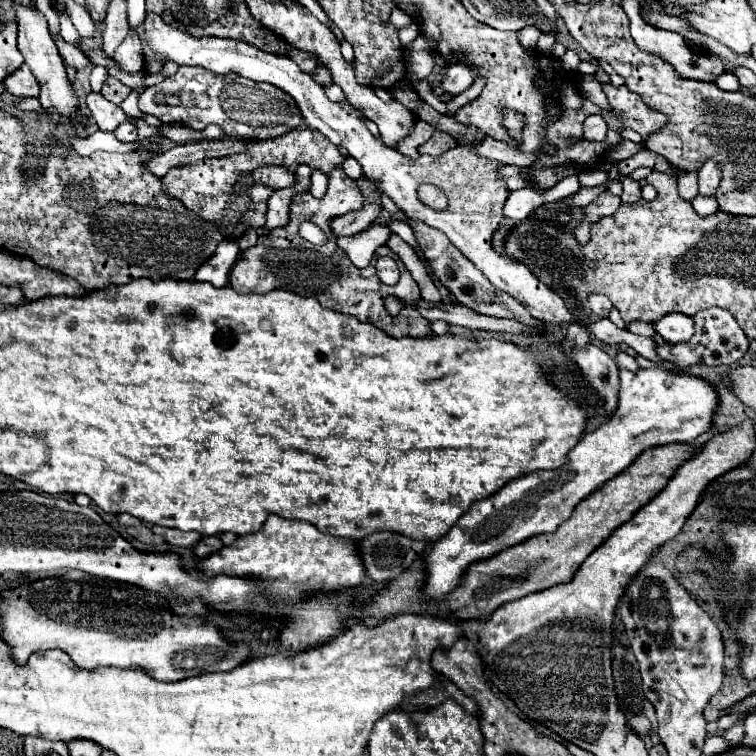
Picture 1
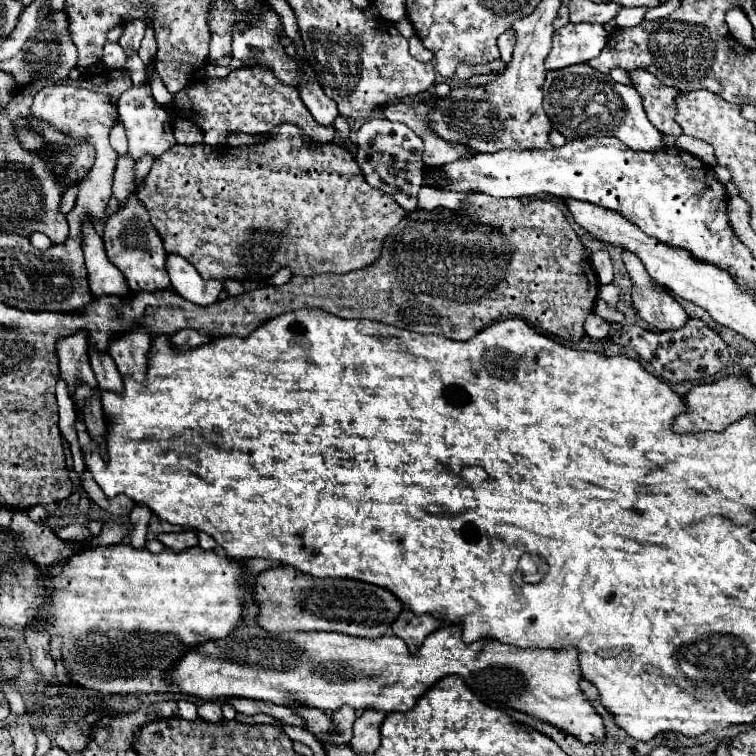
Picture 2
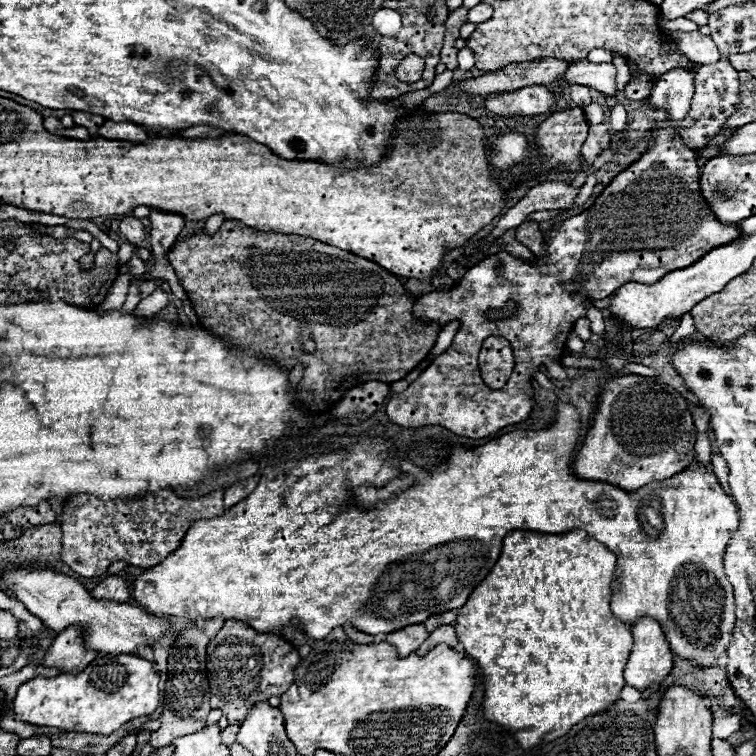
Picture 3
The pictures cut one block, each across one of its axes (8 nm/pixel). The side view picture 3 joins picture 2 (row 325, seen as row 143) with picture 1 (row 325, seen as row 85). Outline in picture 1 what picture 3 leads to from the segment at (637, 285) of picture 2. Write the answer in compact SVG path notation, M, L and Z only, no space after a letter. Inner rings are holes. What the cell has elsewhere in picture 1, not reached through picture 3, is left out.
M666 314L662 320L654 324L654 330L668 342L668 344L682 344L694 336L694 322L690 316L682 314Z

